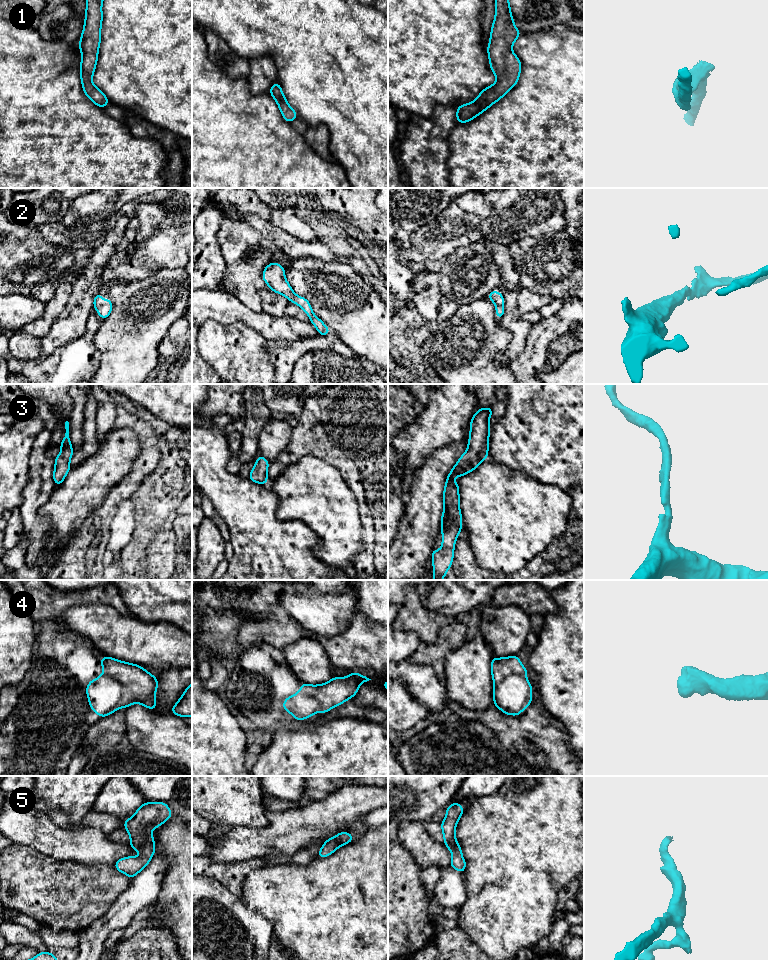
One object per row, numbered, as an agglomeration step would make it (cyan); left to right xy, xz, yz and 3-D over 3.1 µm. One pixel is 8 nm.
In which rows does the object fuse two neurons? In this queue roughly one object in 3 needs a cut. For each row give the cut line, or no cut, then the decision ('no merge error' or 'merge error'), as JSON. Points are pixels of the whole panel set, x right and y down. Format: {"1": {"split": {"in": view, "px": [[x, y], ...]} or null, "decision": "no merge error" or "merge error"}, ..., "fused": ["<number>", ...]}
{"1": {"split": null, "decision": "no merge error"}, "2": {"split": null, "decision": "no merge error"}, "3": {"split": null, "decision": "no merge error"}, "4": {"split": null, "decision": "no merge error"}, "5": {"split": null, "decision": "no merge error"}, "fused": []}

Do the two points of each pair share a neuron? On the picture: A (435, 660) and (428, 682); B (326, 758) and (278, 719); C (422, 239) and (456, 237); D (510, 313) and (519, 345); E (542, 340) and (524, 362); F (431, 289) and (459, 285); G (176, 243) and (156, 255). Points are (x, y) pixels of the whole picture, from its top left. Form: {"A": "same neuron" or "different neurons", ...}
{"A": "different neurons", "B": "different neurons", "C": "same neuron", "D": "same neuron", "E": "same neuron", "F": "different neurons", "G": "same neuron"}

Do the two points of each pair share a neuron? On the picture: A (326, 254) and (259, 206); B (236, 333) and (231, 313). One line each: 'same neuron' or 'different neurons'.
A: different neurons
B: different neurons

